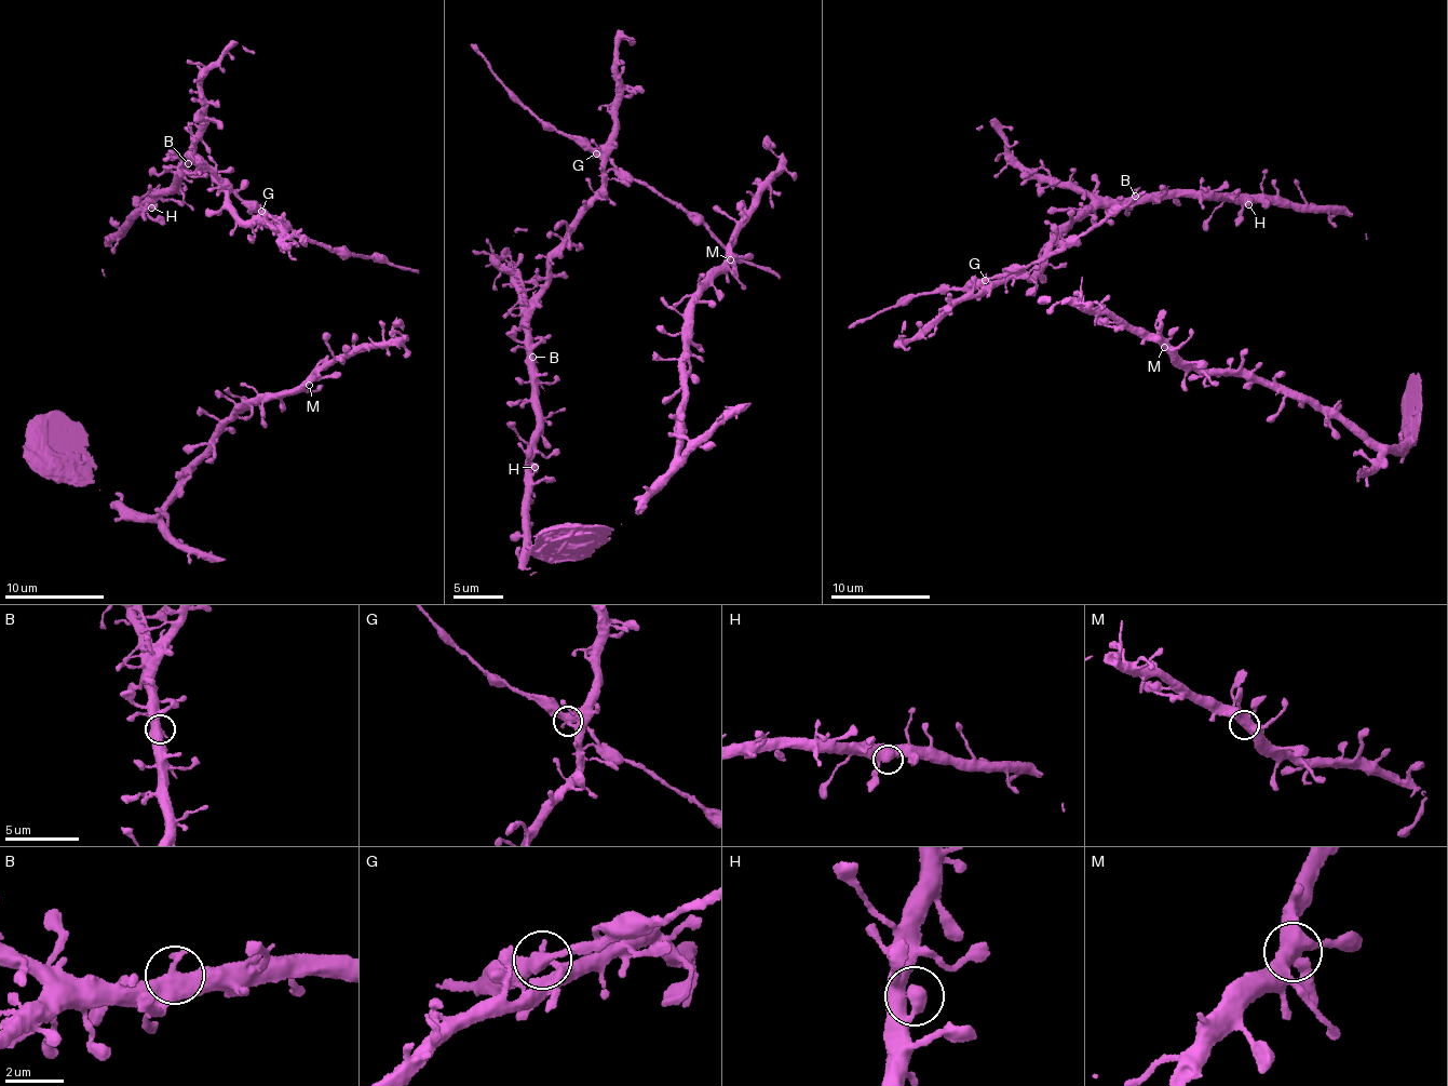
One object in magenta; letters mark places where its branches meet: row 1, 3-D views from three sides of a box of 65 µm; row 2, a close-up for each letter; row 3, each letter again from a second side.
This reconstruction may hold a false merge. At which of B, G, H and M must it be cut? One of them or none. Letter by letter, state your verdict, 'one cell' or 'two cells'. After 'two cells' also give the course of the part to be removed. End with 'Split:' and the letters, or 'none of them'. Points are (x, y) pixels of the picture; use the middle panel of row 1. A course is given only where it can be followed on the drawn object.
B: one cell
G: two cells; foreign part runs (595, 153), (605, 155), (619, 170), (698, 212), (726, 249), (744, 260), (770, 267), (780, 280)
H: one cell
M: one cell
Split: G

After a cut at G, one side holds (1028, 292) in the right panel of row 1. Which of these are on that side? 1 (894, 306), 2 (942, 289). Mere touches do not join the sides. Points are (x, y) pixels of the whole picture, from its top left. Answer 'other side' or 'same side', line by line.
1: other side
2: other side

